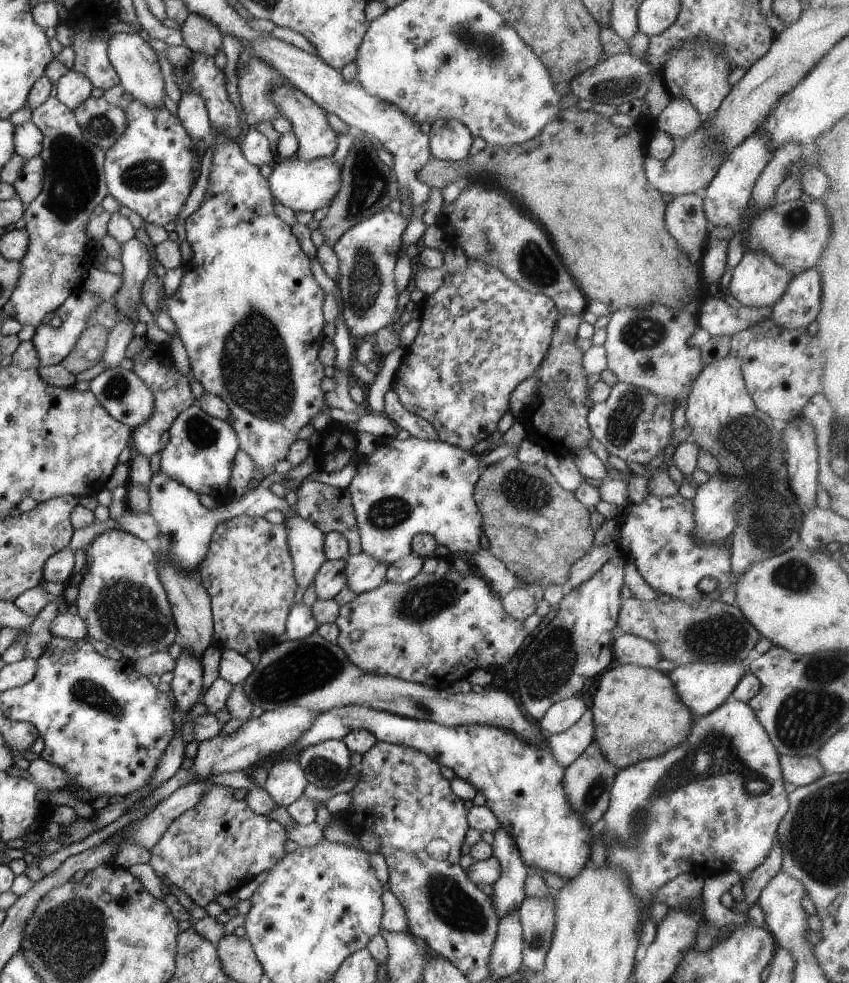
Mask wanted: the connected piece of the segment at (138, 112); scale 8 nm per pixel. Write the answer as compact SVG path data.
M133 99L122 106L126 125L123 132L104 151L104 173L108 194L120 206L136 212L143 222L163 226L175 222L185 198L195 183L198 162L194 156L194 142L179 117L165 107L148 107Z

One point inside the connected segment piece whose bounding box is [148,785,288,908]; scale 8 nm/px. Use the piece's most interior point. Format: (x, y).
(219, 843)

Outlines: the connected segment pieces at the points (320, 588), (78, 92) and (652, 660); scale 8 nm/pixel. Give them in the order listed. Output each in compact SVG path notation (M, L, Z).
M345 558L325 559L319 565L312 580L315 584L316 599L331 599L339 590L346 586L346 574L344 573Z
M71 68L56 80L53 94L60 103L73 110L89 97L91 90L93 88L89 79Z
M617 633L611 645L613 658L619 665L631 663L653 668L662 660L654 642L635 635Z

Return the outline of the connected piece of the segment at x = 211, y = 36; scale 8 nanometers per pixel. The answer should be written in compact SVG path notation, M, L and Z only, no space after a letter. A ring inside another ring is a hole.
M189 13L179 27L183 42L192 53L213 57L221 49L222 34L203 16Z

